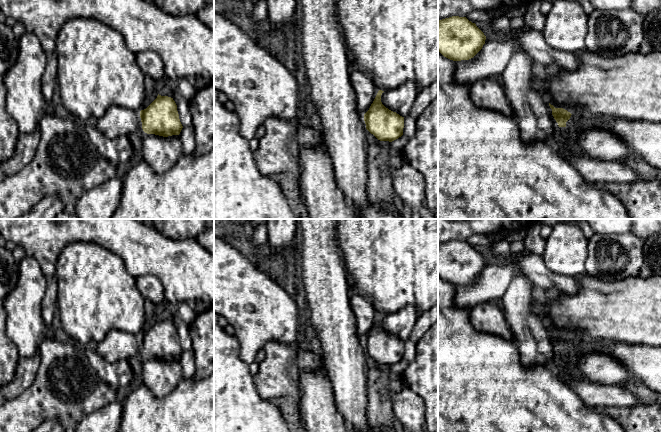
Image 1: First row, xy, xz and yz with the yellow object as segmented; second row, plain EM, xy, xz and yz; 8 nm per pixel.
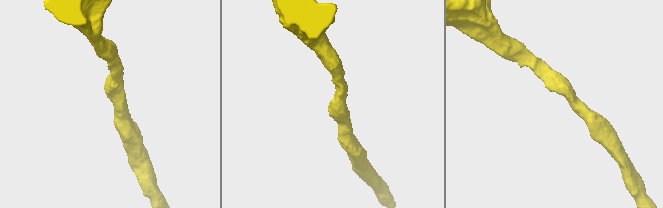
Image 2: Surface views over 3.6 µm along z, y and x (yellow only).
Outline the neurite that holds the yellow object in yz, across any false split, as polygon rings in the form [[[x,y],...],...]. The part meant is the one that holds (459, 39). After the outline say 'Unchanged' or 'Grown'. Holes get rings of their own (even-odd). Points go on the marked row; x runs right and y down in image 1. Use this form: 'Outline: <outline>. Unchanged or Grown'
Outline: [[[452,16],[438,21],[438,51],[453,61],[473,58],[486,36],[466,17]]]. Unchanged

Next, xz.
Outline: [[[379,90],[369,110],[364,114],[366,129],[380,141],[392,142],[403,135],[404,117],[386,108]]]. Unchanged

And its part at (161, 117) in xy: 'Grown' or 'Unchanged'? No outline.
Unchanged

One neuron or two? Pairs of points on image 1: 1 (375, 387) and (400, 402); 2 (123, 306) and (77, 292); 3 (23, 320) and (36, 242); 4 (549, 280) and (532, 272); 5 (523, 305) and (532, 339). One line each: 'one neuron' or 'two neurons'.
1: two neurons
2: one neuron
3: two neurons
4: one neuron
5: one neuron

